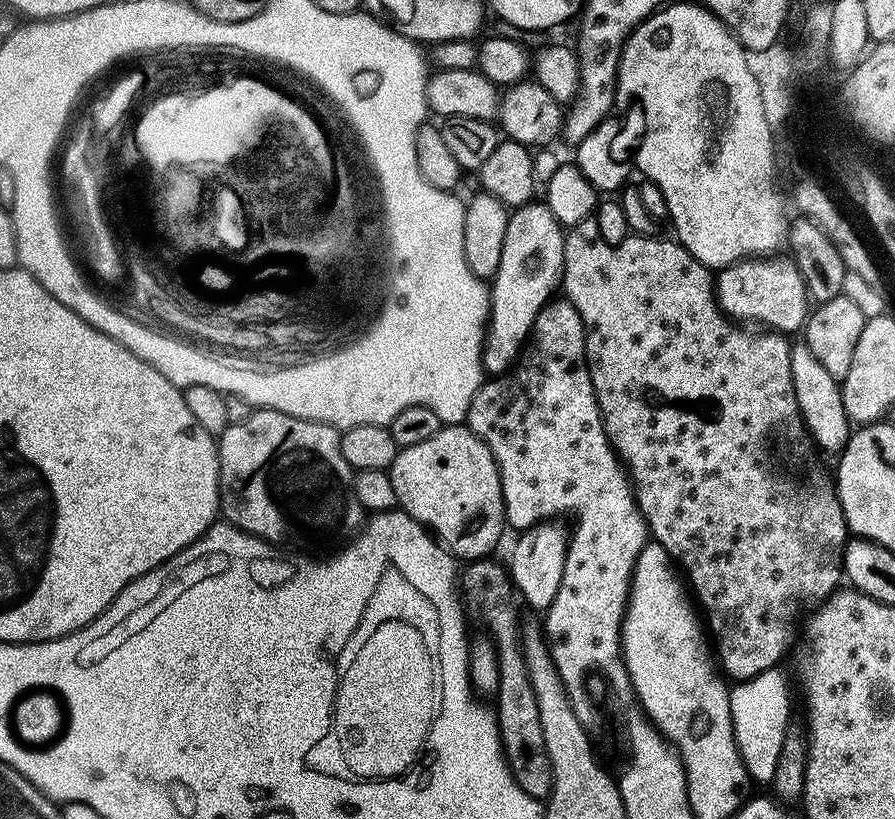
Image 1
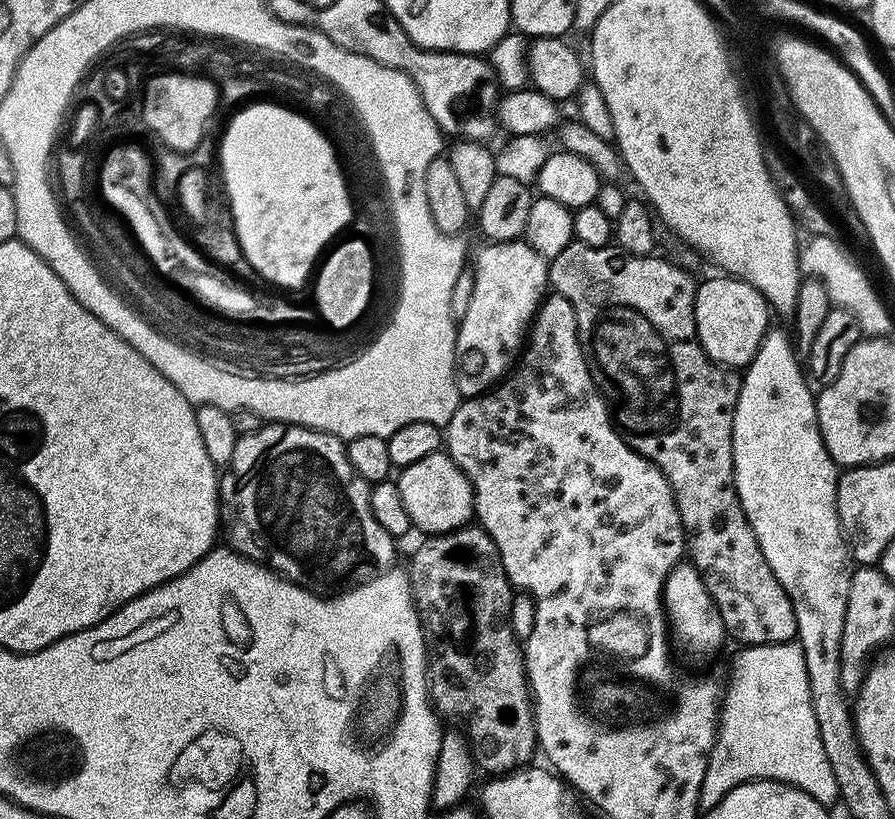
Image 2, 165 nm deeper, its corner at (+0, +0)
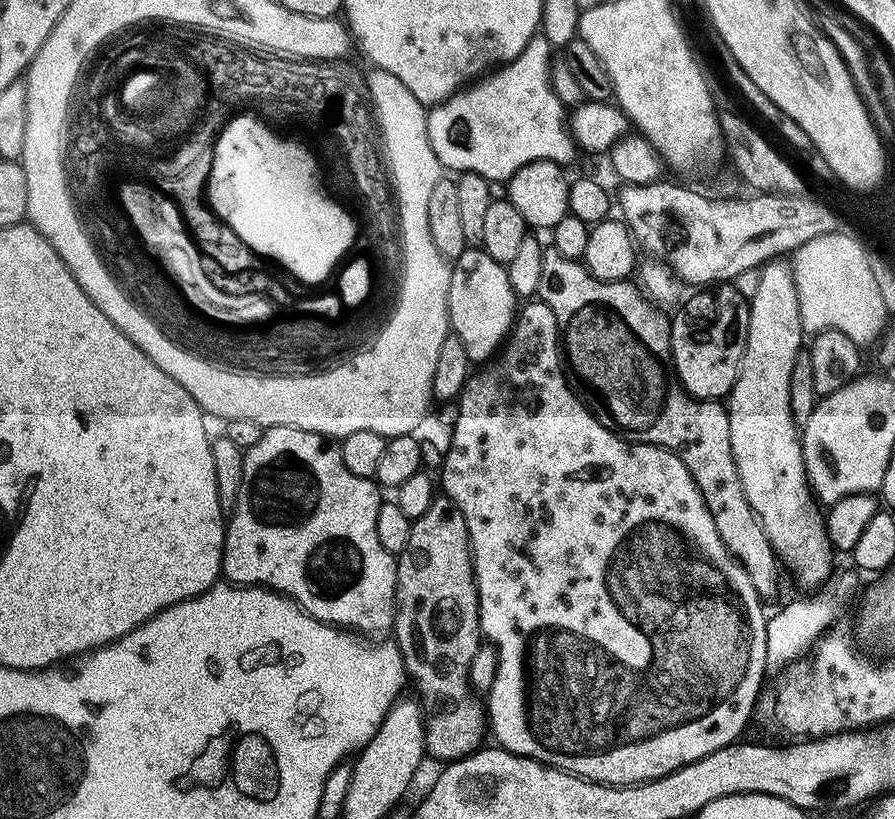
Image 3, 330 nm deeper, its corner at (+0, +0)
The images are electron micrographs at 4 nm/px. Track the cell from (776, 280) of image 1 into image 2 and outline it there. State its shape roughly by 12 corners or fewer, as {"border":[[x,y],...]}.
{"border":[[736,276],[700,280],[696,341],[743,370],[770,327],[768,300]]}

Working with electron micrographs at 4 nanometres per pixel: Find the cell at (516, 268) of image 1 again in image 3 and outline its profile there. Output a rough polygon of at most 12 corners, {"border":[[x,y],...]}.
{"border":[[455,257],[448,323],[469,361],[503,345],[518,311],[508,269]]}

